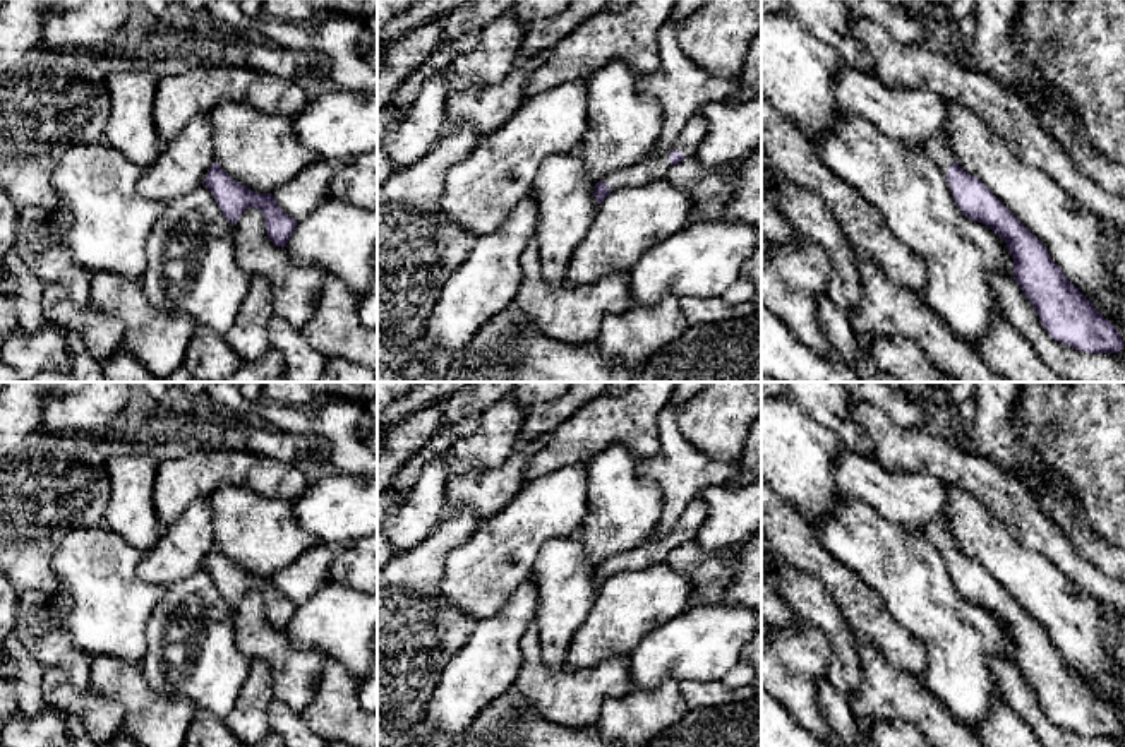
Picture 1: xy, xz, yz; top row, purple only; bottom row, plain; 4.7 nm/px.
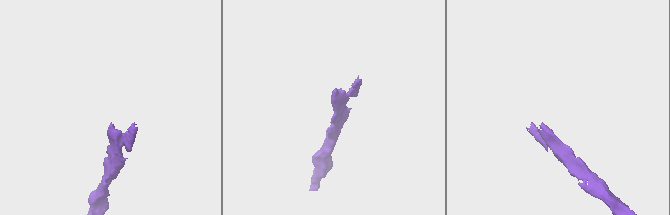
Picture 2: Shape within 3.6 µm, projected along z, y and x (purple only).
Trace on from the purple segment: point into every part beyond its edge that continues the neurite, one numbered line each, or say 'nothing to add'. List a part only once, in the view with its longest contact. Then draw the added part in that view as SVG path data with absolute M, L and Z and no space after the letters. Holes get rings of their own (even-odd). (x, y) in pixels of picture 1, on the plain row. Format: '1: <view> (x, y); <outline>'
1: xz (693, 516); M698 495L696 499L691 500L691 504L684 509L681 514L674 535L681 535L684 543L693 541L700 526L703 524L707 516L707 504L705 500Z

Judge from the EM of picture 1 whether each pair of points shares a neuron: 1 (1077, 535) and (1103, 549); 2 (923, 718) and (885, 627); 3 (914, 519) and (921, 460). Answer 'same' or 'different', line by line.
1: same
2: different
3: different

